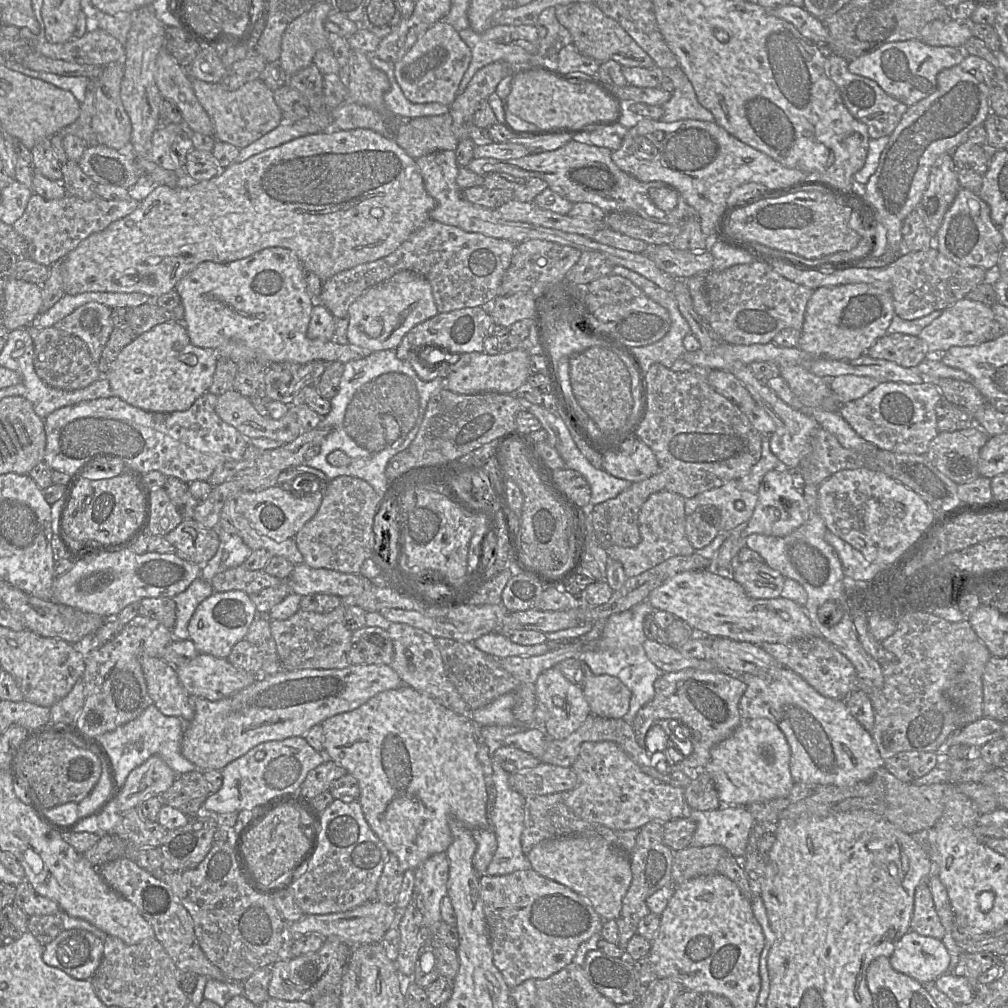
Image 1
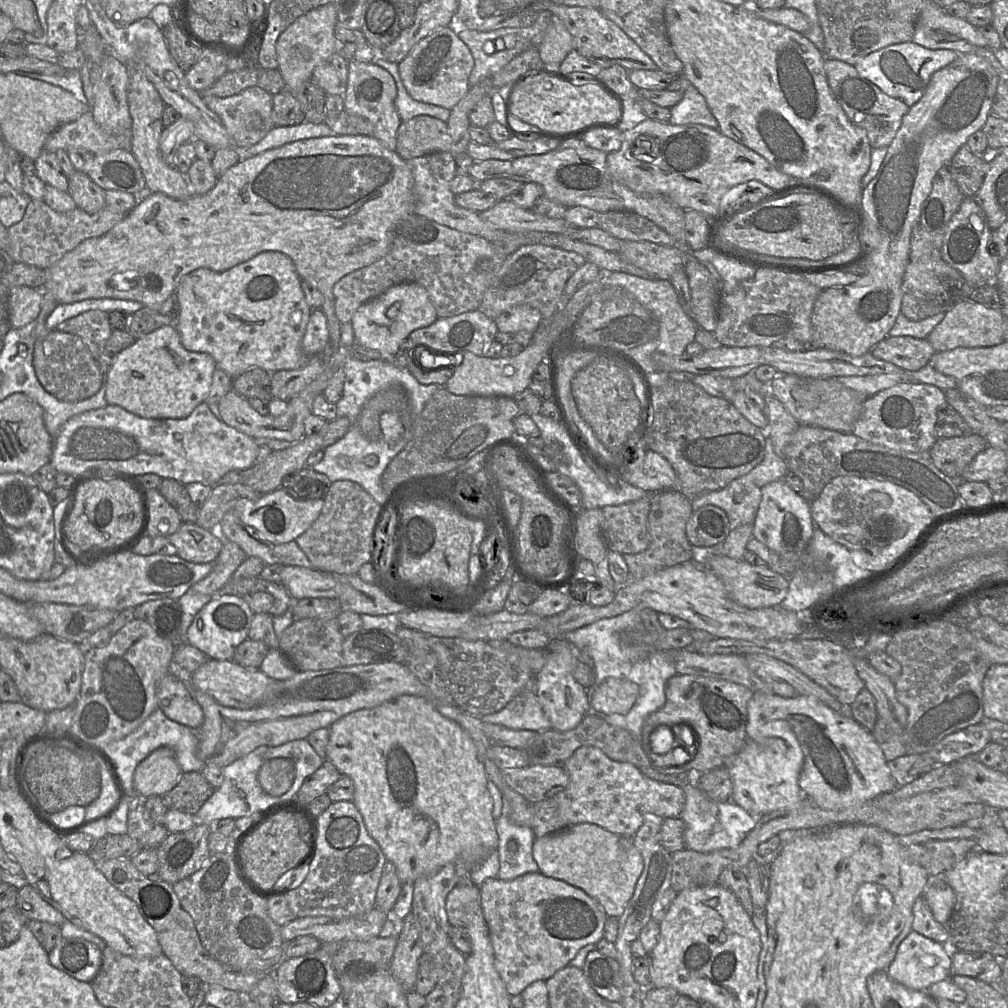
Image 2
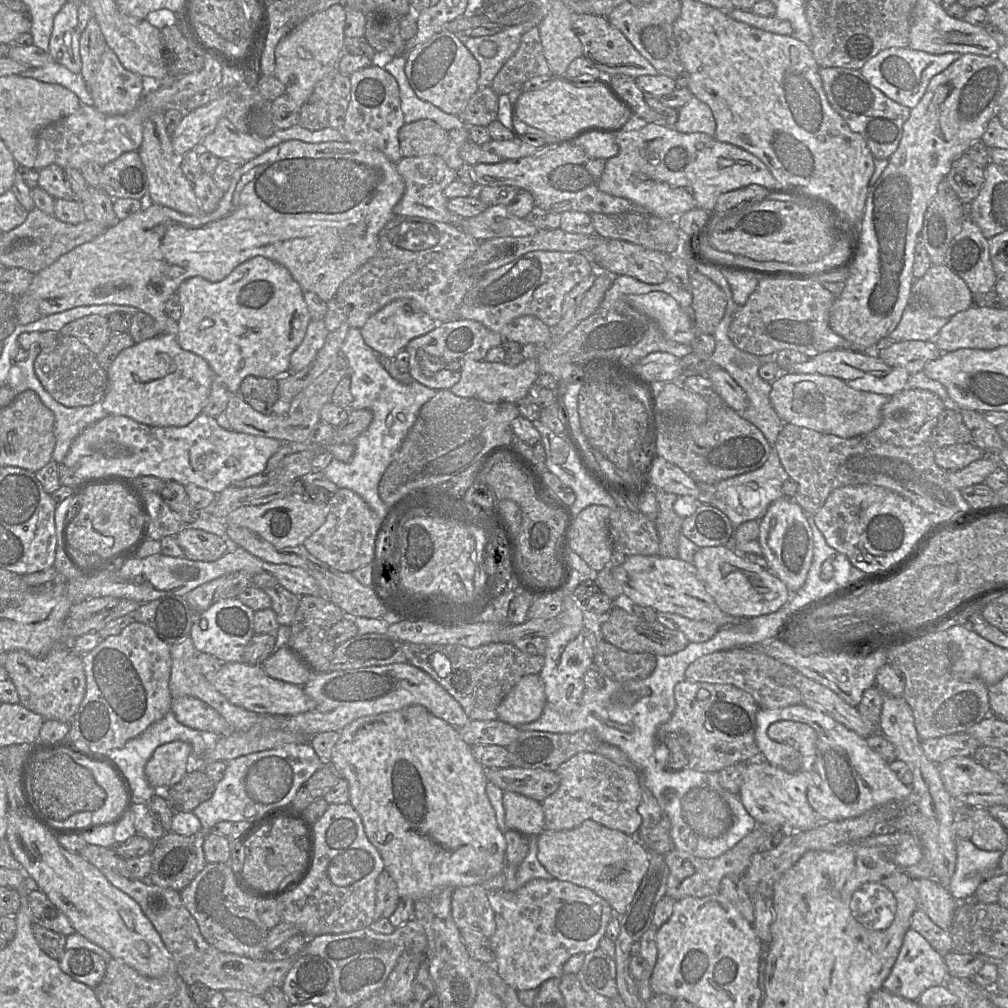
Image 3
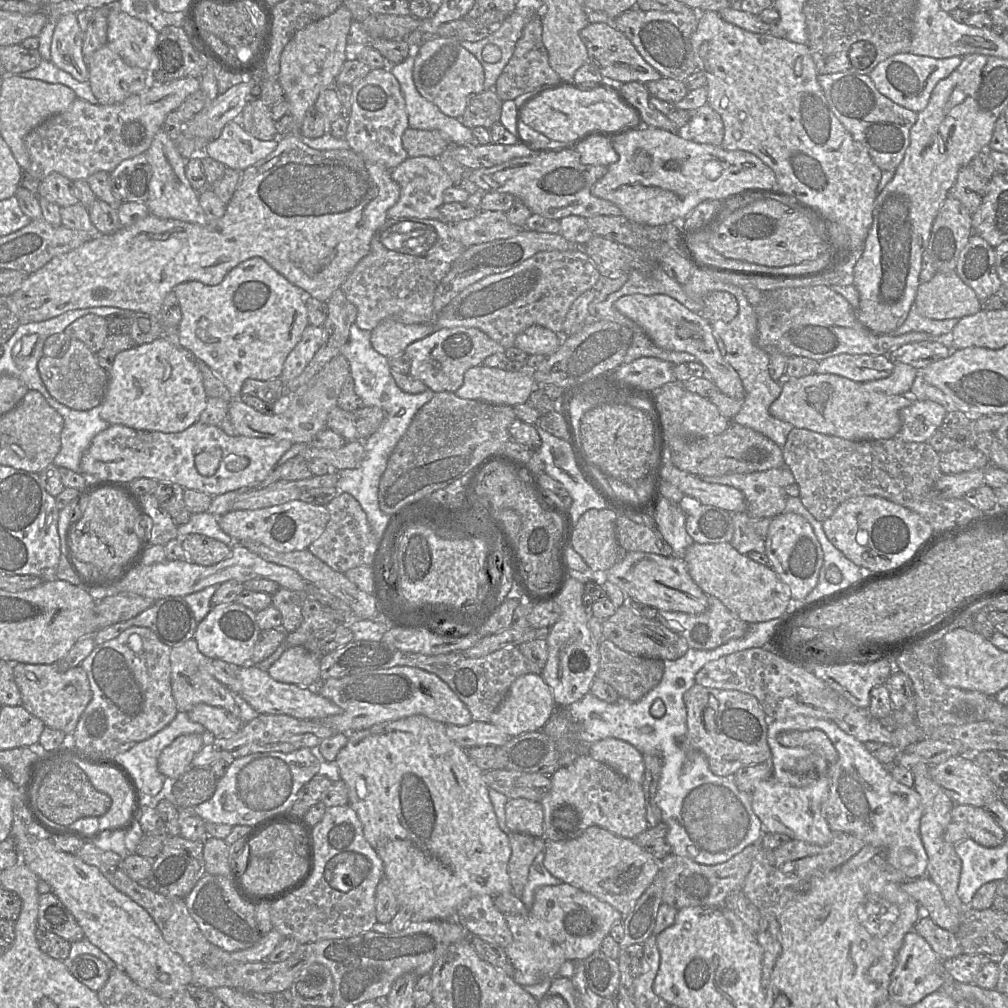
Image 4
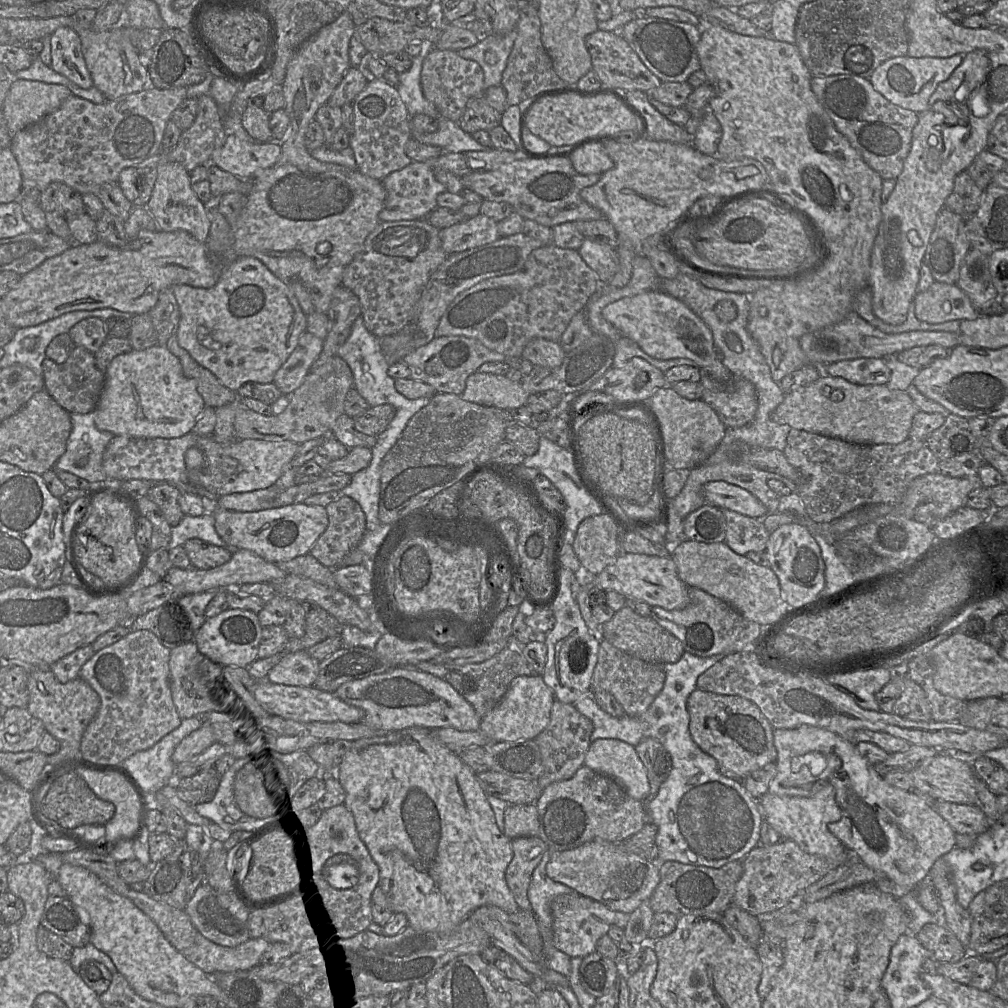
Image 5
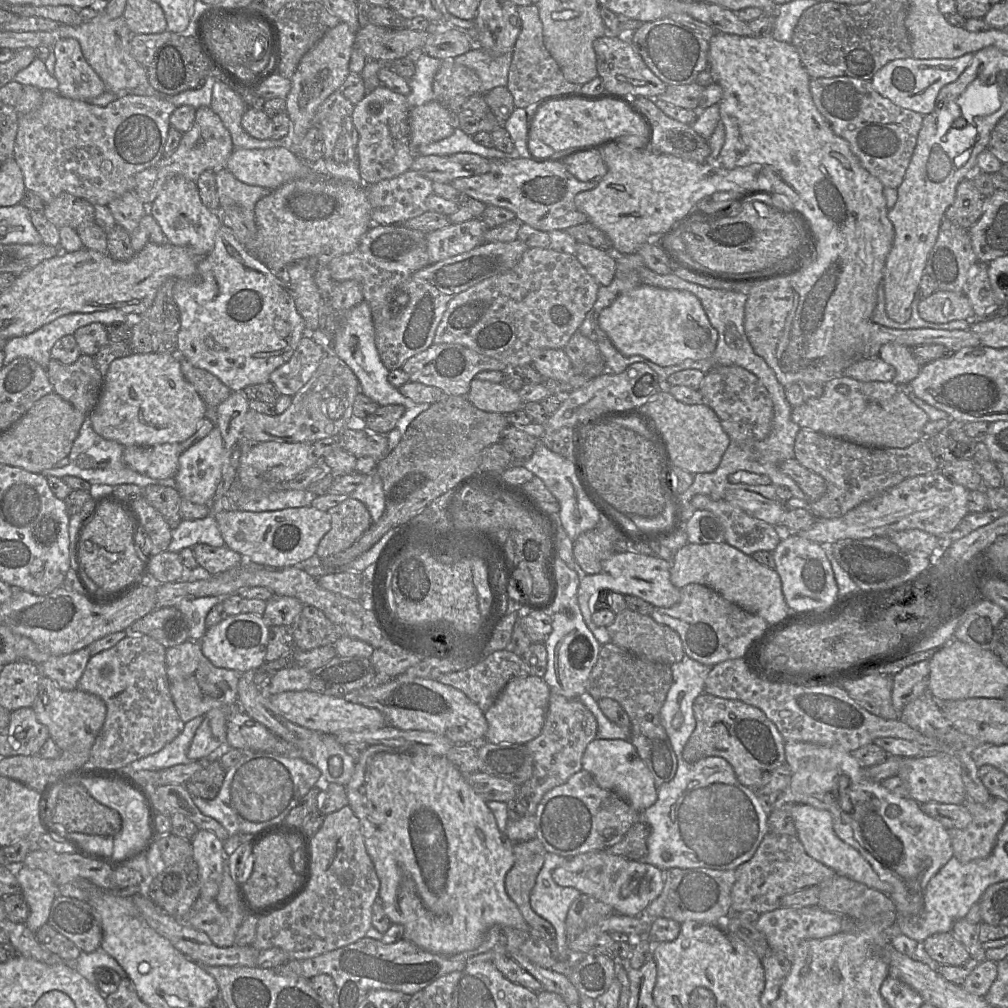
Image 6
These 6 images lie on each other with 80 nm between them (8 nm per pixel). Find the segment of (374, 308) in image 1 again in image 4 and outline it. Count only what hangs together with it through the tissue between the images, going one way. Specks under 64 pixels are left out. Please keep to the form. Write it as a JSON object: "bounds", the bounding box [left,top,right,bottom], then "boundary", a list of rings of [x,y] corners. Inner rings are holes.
{"bounds":[371,318,436,359],"boundary":[[[387,318],[371,331],[371,345],[388,359],[402,353],[411,343],[423,339],[436,329],[434,323],[404,324]]]}

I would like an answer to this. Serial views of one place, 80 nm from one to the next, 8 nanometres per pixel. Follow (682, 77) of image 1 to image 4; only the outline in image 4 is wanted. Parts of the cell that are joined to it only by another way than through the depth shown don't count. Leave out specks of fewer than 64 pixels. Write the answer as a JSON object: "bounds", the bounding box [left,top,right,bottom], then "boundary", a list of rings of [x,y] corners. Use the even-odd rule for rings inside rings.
{"bounds":[677,104,724,146],"boundary":[[[706,104],[692,112],[689,122],[678,128],[677,134],[696,143],[721,146],[724,125],[720,115]]]}

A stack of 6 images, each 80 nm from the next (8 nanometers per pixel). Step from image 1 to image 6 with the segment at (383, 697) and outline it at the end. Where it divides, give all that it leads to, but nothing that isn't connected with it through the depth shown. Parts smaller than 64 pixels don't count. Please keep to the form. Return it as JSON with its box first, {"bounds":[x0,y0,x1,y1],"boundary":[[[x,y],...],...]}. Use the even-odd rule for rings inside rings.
{"bounds":[345,745,529,955],"boundary":[[[369,745],[356,760],[354,773],[345,788],[348,805],[360,821],[367,852],[380,880],[378,895],[385,914],[393,924],[403,925],[406,940],[428,952],[450,955],[477,948],[486,932],[496,924],[520,930],[529,928],[516,903],[509,897],[505,889],[506,874],[514,864],[513,843],[498,829],[496,819],[486,801],[474,792],[466,781],[465,775],[446,756],[429,754],[419,746]]]}

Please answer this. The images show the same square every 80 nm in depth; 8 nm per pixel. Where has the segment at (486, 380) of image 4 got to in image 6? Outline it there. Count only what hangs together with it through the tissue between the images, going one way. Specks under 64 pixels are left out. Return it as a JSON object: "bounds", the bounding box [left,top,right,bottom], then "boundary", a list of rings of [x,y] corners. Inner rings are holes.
{"bounds":[467,377,523,414],"boundary":[[[474,377],[470,382],[467,400],[479,410],[509,414],[523,408],[517,391],[502,383],[492,383]]]}

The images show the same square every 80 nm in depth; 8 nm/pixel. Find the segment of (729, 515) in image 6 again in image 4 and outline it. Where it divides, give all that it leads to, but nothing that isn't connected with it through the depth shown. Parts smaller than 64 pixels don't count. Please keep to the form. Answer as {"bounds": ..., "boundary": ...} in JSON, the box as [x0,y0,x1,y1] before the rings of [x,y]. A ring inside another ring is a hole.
{"bounds":[730,512,765,555],"boundary":[[[746,512],[731,514],[734,533],[730,544],[743,555],[749,552],[765,553],[765,538],[755,532],[754,520]]]}

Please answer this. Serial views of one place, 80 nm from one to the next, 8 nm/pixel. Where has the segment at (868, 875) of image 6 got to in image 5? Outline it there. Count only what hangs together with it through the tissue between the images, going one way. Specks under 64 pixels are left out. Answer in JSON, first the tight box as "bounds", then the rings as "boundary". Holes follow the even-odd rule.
{"bounds":[758,782,855,865],"boundary":[[[831,782],[809,798],[766,793],[758,800],[758,803],[764,821],[787,840],[797,843],[803,851],[838,862],[840,865],[852,861],[855,857],[828,829],[828,823],[841,819],[841,811],[835,802],[835,790]]]}

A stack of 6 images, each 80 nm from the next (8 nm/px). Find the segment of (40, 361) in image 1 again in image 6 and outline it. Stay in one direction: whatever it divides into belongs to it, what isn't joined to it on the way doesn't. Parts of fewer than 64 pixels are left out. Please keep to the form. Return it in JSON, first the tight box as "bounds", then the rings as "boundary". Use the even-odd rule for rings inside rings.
{"bounds":[46,354,104,414],"boundary":[[[81,354],[72,364],[51,359],[46,372],[54,393],[83,414],[90,414],[95,409],[104,376],[92,356]]]}

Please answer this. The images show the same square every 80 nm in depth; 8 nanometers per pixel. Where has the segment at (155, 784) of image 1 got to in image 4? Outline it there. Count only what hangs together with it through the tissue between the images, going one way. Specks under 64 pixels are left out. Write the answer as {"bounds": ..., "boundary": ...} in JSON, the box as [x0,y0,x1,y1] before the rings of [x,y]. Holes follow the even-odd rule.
{"bounds":[158,734,215,781],"boundary":[[[184,734],[163,749],[158,758],[158,770],[168,780],[175,781],[191,768],[192,760],[201,748],[215,737],[204,734]]]}

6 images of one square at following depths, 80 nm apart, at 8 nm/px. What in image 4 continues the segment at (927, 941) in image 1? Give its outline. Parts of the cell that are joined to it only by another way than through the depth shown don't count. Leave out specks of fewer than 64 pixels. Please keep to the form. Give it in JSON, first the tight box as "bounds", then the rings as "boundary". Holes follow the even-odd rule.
{"bounds":[889,931,949,1007],"boundary":[[[915,931],[908,932],[897,955],[896,966],[891,974],[889,999],[911,1007],[927,995],[940,990],[949,977],[943,967],[943,961],[933,951],[927,941]]]}

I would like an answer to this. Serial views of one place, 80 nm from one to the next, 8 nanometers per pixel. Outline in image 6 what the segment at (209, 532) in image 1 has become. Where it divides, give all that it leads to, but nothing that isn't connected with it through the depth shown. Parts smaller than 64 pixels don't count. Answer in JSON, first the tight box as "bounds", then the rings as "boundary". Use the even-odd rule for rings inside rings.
{"bounds":[191,544,243,575],"boundary":[[[196,544],[191,547],[193,555],[199,567],[211,575],[217,575],[238,566],[243,557],[228,548],[213,547],[208,544]]]}

